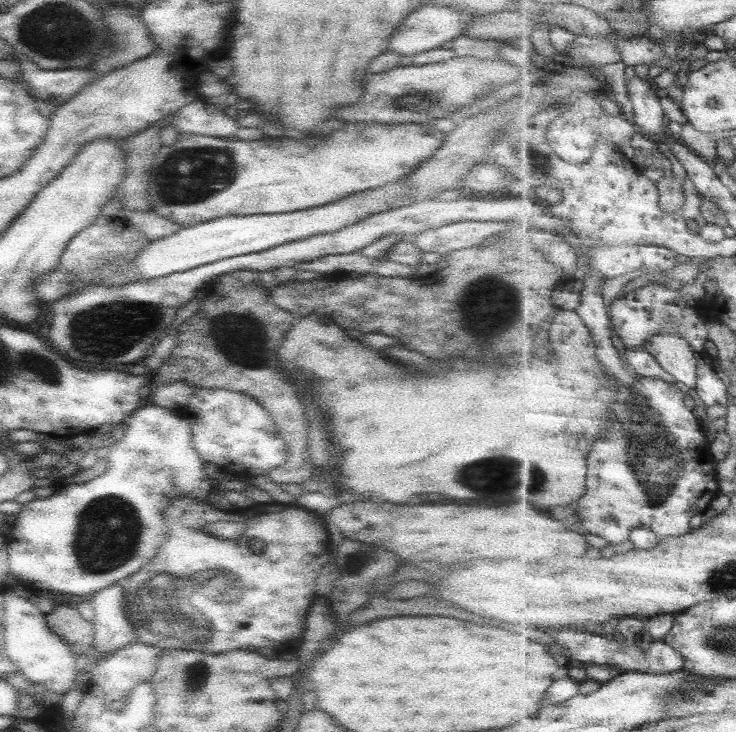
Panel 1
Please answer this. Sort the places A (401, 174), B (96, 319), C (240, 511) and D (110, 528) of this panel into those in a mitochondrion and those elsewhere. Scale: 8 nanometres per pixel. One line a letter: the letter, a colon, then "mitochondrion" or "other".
A: other
B: mitochondrion
C: other
D: mitochondrion

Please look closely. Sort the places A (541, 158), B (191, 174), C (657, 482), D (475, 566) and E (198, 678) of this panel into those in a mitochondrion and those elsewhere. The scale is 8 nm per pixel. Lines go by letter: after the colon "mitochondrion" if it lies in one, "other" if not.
A: mitochondrion
B: mitochondrion
C: mitochondrion
D: other
E: mitochondrion

